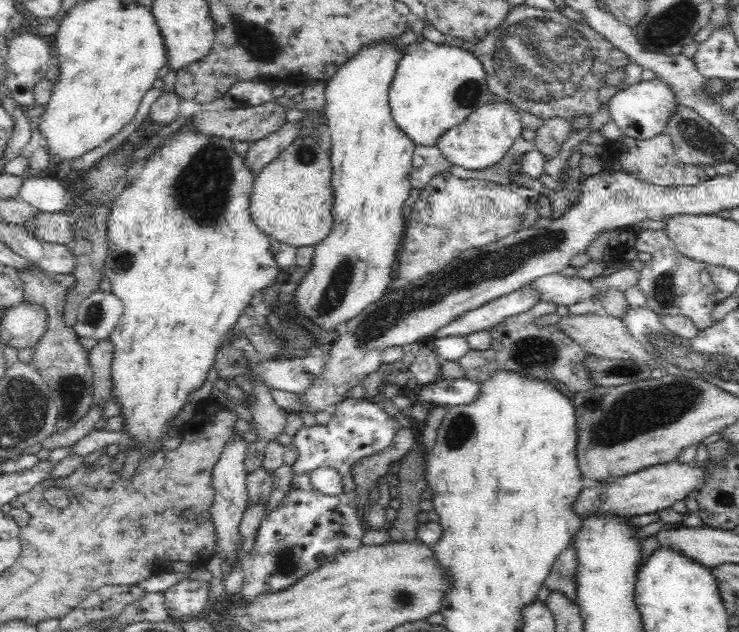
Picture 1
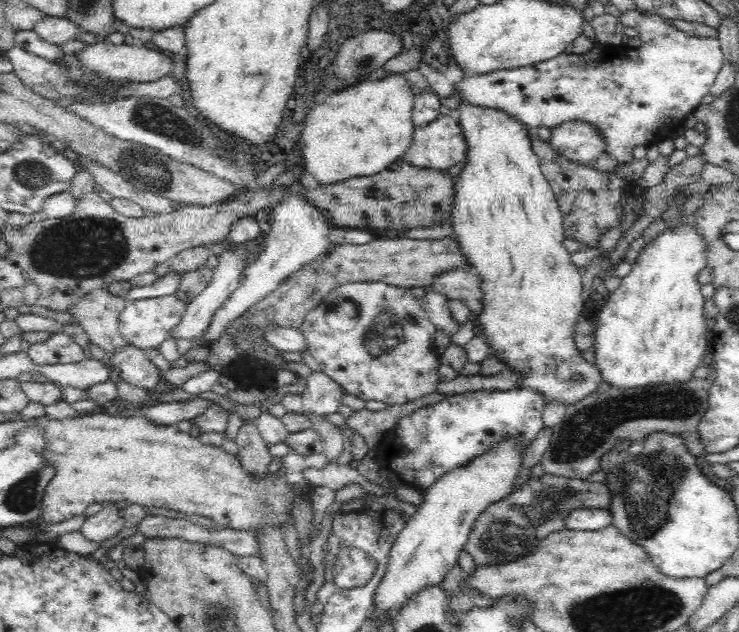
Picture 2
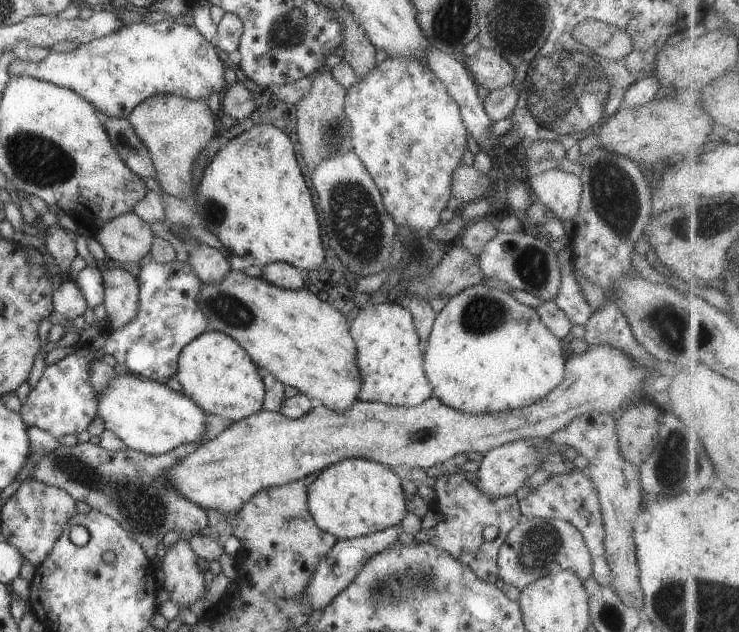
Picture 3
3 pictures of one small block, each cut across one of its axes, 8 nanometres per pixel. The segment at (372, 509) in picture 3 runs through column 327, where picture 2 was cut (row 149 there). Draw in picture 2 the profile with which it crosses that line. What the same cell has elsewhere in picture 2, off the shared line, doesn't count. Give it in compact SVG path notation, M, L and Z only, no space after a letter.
M462 97L458 101L456 119L458 120L460 131L464 135L464 143L466 143L466 162L464 162L464 168L462 168L459 175L453 178L455 194L449 219L453 225L454 232L456 232L455 238L458 241L458 245L460 245L462 254L465 255L470 267L473 267L475 273L482 278L482 305L484 305L484 310L475 317L476 325L480 325L480 335L488 337L488 341L492 345L493 354L498 355L500 359L504 359L508 369L514 369L514 371L518 371L522 375L522 380L517 386L538 389L538 393L542 393L542 396L544 396L546 404L552 402L552 400L566 402L569 406L575 404L578 400L582 400L581 398L592 394L602 384L603 378L596 364L586 362L574 344L572 330L574 330L574 325L578 322L577 320L580 320L579 316L584 310L583 304L586 293L578 268L574 267L570 259L570 250L562 247L562 239L564 237L563 216L560 213L550 182L541 172L540 160L533 151L531 140L529 139L529 129L522 122L519 122L514 115L510 115L510 113L502 111L502 109L474 105L474 103L462 99Z

